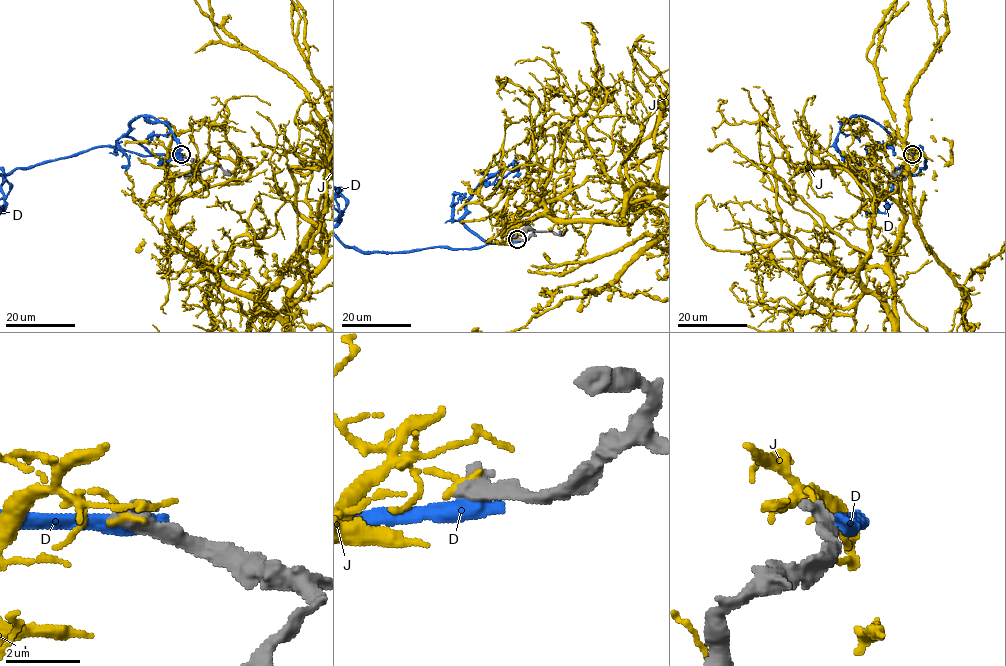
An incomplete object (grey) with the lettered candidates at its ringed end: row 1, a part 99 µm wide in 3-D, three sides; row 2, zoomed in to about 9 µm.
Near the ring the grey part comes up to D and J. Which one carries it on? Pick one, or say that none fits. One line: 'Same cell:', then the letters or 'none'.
Same cell: none

